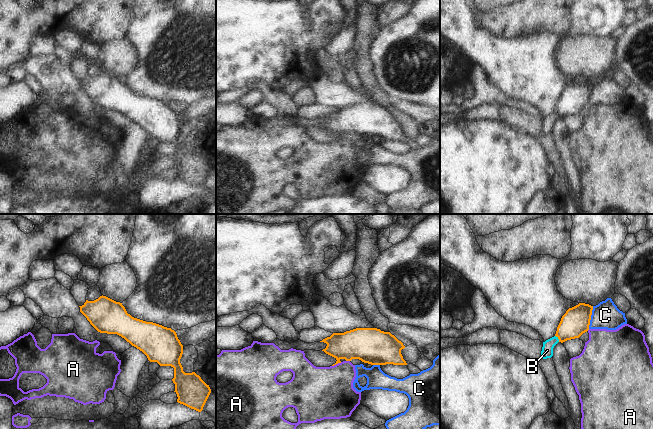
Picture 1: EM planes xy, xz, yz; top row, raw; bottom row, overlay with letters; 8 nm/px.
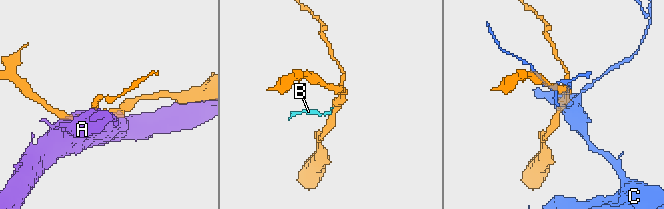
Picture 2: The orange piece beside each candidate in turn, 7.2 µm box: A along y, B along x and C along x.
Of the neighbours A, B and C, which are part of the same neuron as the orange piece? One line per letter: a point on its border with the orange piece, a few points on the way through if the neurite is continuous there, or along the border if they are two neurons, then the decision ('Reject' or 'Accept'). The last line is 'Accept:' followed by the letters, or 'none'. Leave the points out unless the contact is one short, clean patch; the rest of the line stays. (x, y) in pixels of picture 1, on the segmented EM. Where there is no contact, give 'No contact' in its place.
A: Touches orange at xz (336, 363). Reject
B: Touches orange at yz (558, 338). Boundary: yz (555, 335), (559, 341). Reject
C: Touches orange at yz (590, 317). Reject
Accept: none

